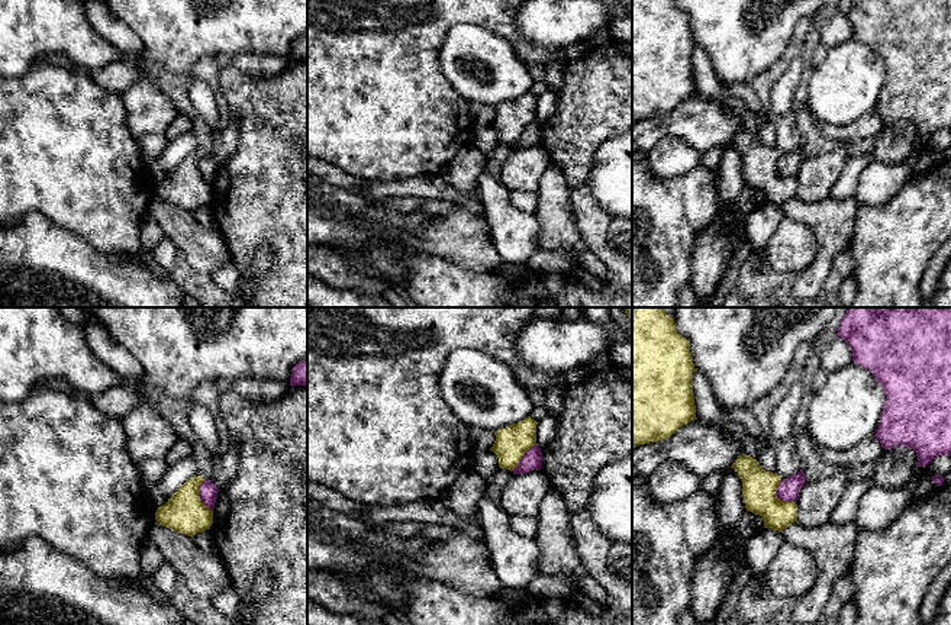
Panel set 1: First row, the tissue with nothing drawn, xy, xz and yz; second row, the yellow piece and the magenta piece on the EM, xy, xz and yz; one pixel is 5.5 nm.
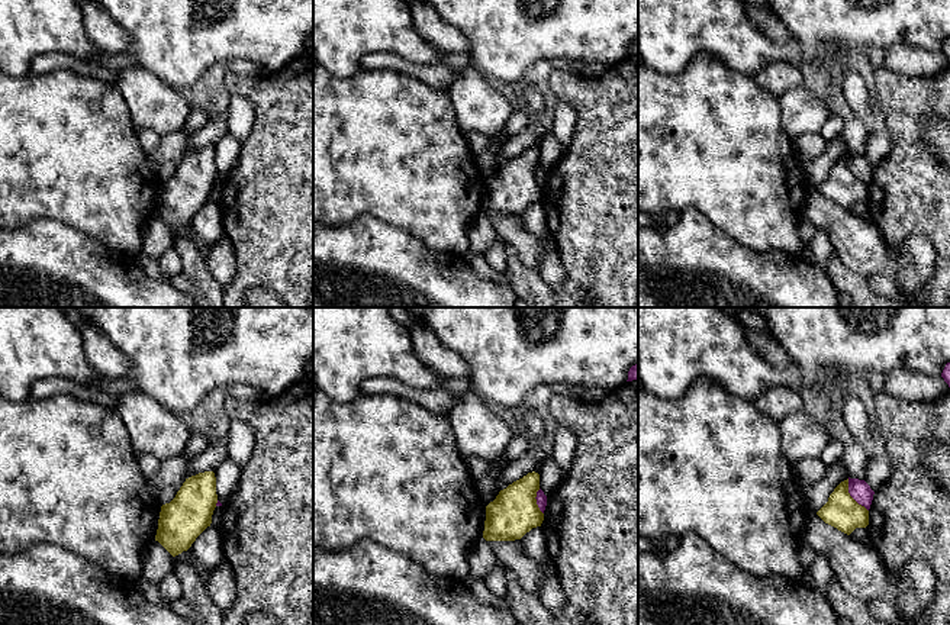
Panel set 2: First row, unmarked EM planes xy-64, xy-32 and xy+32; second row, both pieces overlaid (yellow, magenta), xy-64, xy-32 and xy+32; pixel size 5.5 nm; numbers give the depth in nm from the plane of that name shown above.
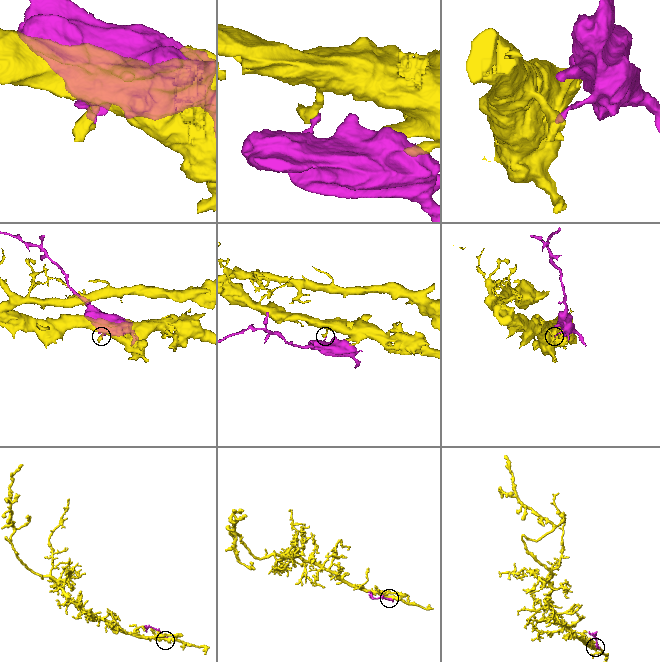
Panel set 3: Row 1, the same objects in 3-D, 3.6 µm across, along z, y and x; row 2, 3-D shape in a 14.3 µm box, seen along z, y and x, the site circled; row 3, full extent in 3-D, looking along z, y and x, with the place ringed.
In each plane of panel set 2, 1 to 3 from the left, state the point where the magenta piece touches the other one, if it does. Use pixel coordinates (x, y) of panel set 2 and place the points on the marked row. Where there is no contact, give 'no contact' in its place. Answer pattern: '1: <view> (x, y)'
1: xy-64 (216, 502)
2: xy-32 (535, 502)
3: xy+32 (850, 496)

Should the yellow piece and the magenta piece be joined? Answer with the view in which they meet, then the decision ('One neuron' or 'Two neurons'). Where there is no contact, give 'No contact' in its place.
Touches yellow in yz. Two neurons

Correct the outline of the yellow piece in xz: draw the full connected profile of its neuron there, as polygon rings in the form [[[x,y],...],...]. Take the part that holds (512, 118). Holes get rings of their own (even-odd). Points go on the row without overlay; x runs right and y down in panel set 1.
[[[531,91],[494,106],[496,116],[490,126],[499,133],[499,142],[513,146],[525,128],[536,120],[536,100]]]

